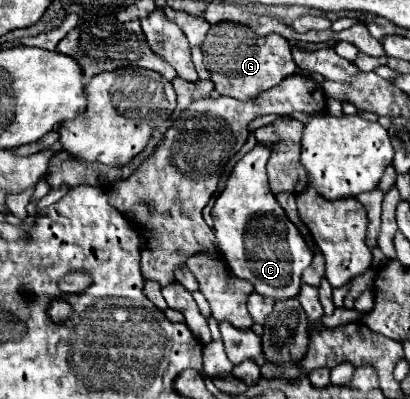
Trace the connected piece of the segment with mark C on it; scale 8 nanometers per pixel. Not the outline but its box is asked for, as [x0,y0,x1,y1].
[212,144,312,300]

